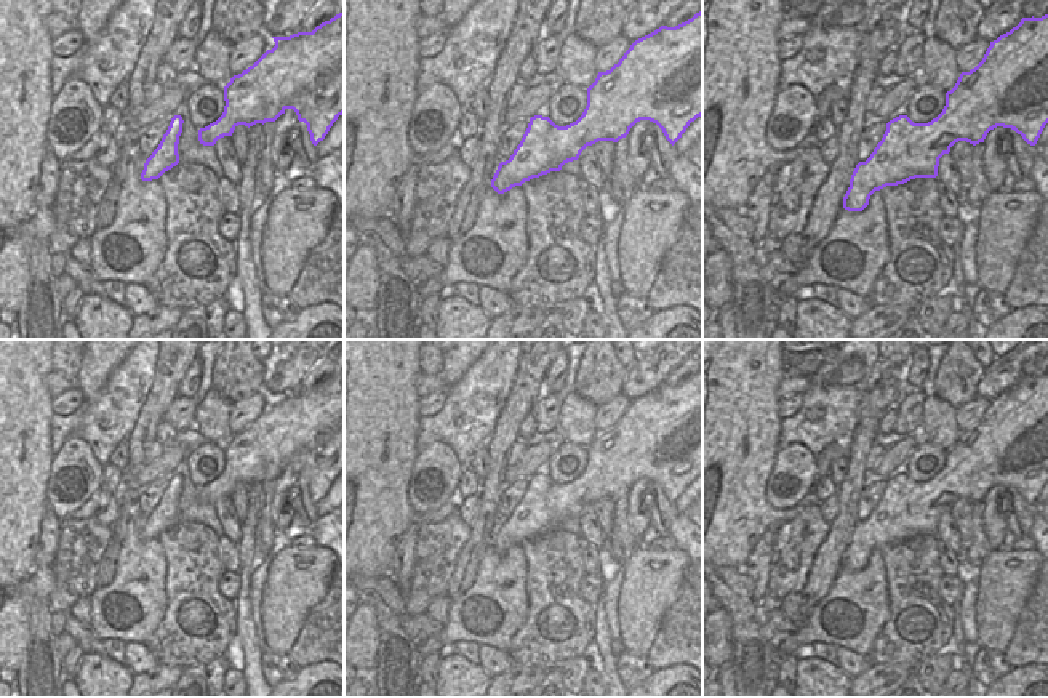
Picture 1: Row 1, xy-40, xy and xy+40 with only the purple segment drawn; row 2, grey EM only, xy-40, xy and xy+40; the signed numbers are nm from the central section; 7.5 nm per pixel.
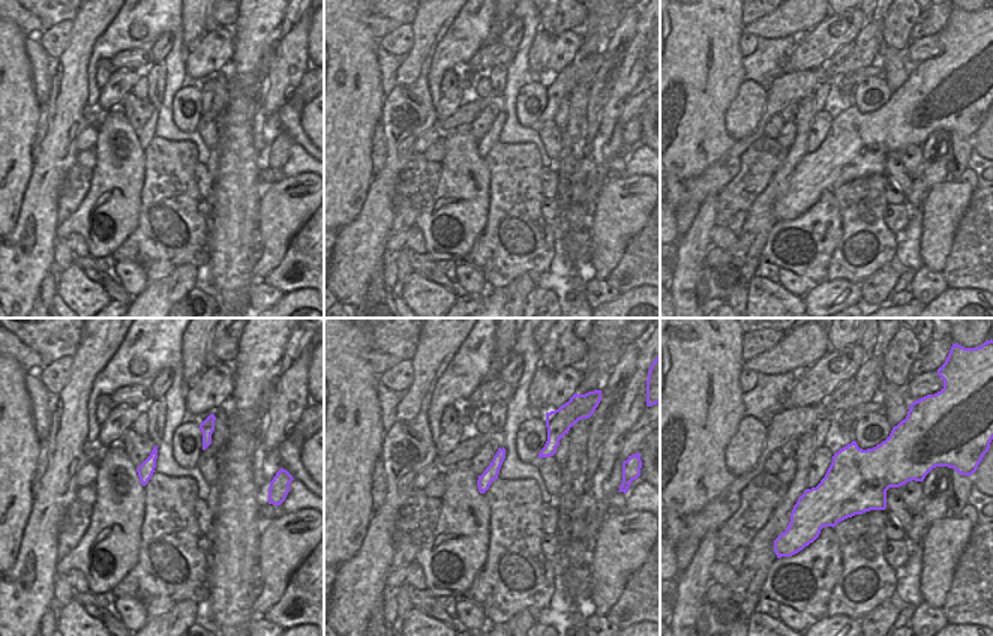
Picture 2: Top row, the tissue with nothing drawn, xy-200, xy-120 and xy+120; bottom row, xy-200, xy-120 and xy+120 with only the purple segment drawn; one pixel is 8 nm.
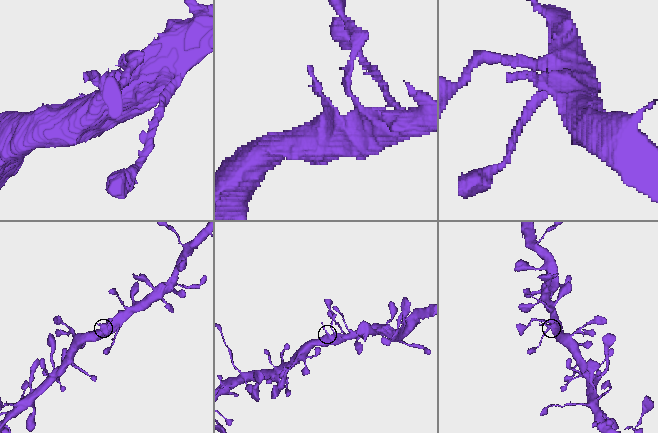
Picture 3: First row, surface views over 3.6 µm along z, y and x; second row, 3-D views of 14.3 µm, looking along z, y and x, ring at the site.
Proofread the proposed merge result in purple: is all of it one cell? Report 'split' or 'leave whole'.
leave whole

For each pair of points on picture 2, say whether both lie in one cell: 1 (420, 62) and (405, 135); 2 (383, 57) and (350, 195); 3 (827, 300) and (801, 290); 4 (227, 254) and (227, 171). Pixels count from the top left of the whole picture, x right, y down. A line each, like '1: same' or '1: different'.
1: same
2: different
3: different
4: same

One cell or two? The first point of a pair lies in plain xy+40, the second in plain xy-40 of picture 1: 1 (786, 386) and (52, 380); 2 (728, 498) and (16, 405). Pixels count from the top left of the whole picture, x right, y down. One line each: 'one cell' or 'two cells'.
1: one cell
2: one cell

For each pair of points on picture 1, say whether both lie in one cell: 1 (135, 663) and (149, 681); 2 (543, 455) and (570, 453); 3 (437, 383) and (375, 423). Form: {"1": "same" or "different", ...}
{"1": "different", "2": "different", "3": "different"}

